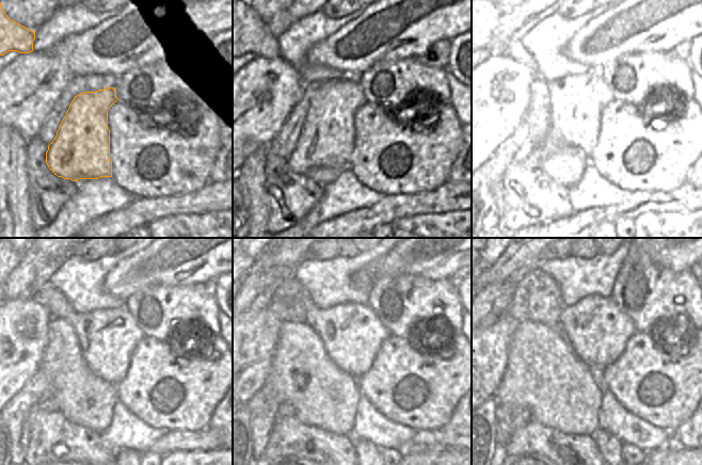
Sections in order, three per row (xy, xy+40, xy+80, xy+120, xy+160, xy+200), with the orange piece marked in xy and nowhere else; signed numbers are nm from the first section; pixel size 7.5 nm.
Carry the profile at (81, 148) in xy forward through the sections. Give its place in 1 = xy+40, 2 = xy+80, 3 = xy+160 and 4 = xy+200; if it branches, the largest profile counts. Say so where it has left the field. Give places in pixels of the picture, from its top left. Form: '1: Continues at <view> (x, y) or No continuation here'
1: Continues at xy+40 (328, 135)
2: Continues at xy+80 (576, 101)
3: Continues at xy+160 (352, 334)
4: Continues at xy+200 (597, 331)

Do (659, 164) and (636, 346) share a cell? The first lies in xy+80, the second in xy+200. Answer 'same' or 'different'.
same

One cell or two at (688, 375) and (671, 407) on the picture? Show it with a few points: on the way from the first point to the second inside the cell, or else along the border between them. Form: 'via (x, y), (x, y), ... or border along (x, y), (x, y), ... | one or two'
via (683, 383), (676, 389), (676, 394), (671, 400) | one

